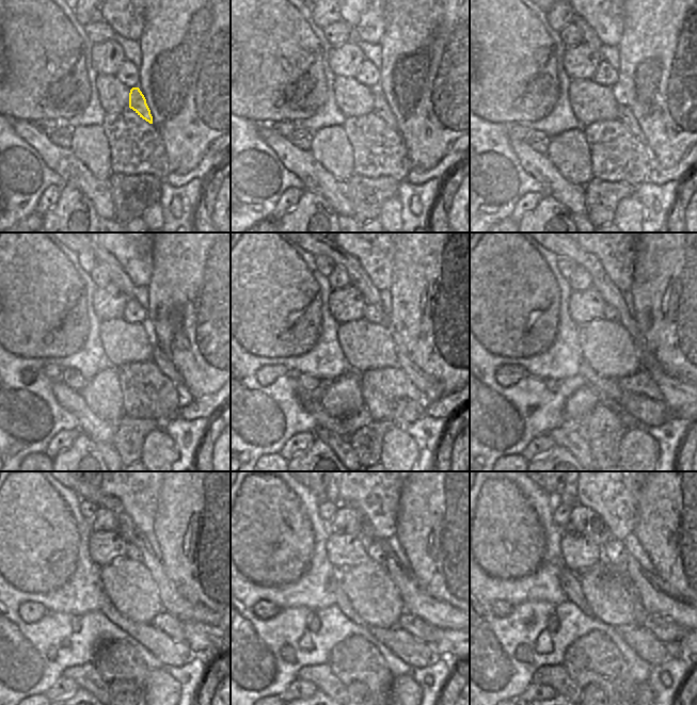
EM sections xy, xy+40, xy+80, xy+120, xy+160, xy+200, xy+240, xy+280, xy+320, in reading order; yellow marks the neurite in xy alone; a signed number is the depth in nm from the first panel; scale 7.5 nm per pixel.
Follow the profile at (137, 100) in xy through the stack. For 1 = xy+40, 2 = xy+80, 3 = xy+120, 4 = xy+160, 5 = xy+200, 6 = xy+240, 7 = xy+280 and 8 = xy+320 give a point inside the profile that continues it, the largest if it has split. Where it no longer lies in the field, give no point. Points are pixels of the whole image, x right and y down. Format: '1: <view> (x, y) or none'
1: xy+40 (380, 108)
2: xy+80 (626, 115)
3: xy+120 (160, 358)
4: xy+160 (431, 390)
5: xy+200 (677, 394)
6: xy+240 (200, 637)
7: xy+280 (447, 643)
8: xy+320 (686, 643)

